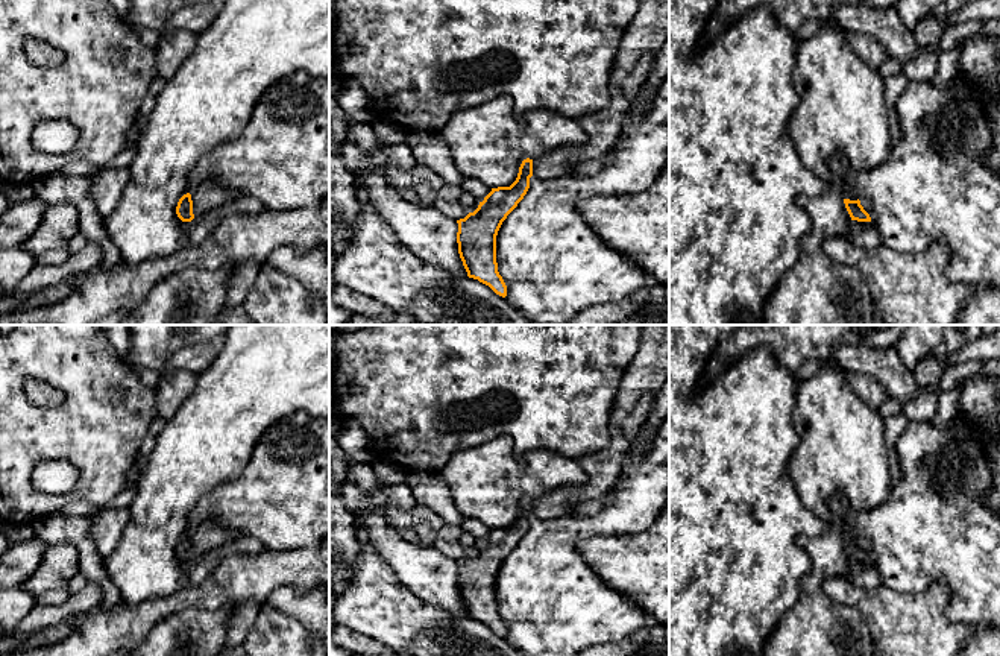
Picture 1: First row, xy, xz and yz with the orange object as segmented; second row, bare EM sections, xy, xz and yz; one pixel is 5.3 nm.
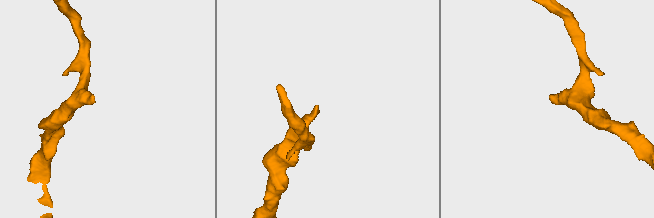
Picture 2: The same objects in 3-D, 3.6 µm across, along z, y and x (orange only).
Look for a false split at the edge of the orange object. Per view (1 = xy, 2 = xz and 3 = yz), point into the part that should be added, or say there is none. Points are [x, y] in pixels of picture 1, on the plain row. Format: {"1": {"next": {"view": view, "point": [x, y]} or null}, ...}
{"1": {"next": {"view": "xy", "point": [207, 536]}}, "2": {"next": {"view": "xz", "point": [647, 372]}}, "3": {"next": {"view": "yz", "point": [836, 504]}}}

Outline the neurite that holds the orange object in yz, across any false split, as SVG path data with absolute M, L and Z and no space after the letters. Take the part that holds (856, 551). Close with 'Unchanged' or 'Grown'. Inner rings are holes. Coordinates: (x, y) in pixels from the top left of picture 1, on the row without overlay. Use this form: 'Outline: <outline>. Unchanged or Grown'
Outline: M833 497L830 500L830 509L838 518L841 518L844 521L844 527L845 527L844 544L845 544L845 548L847 548L851 560L871 562L869 554L860 545L860 541L859 541L854 528L851 527L851 522L847 518L847 510L844 507L844 501L838 497Z. Grown

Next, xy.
Outline: M199 524L196 530L184 535L176 547L176 554L182 562L191 562L196 556L202 556L211 550L225 547L232 539L238 538L225 525Z. Grown

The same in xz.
Outline: M642 325L639 348L622 375L610 413L610 443L578 463L587 481L560 487L536 500L524 500L510 527L492 528L473 553L457 560L458 594L469 618L505 638L507 626L498 612L496 576L507 556L530 528L530 518L551 519L568 515L581 501L602 498L616 484L633 437L651 410L651 401L669 378L669 325Z. Grown

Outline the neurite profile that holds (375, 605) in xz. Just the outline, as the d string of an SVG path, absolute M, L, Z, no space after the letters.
M357 527L361 556L346 591L334 601L332 617L338 626L378 641L393 650L410 650L413 656L522 656L489 626L458 617L420 600L401 585L393 569L376 553L367 530Z

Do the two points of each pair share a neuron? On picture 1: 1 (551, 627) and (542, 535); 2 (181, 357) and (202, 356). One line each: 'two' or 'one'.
1: one
2: one

